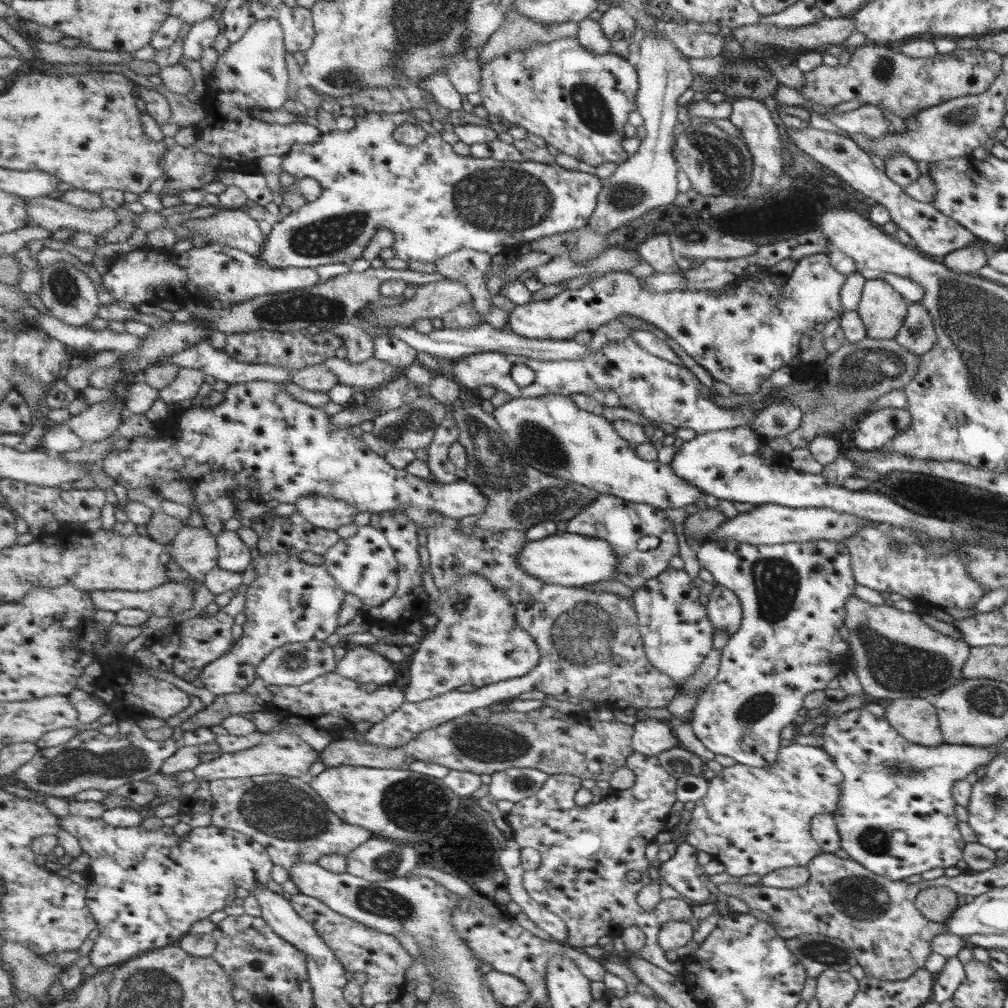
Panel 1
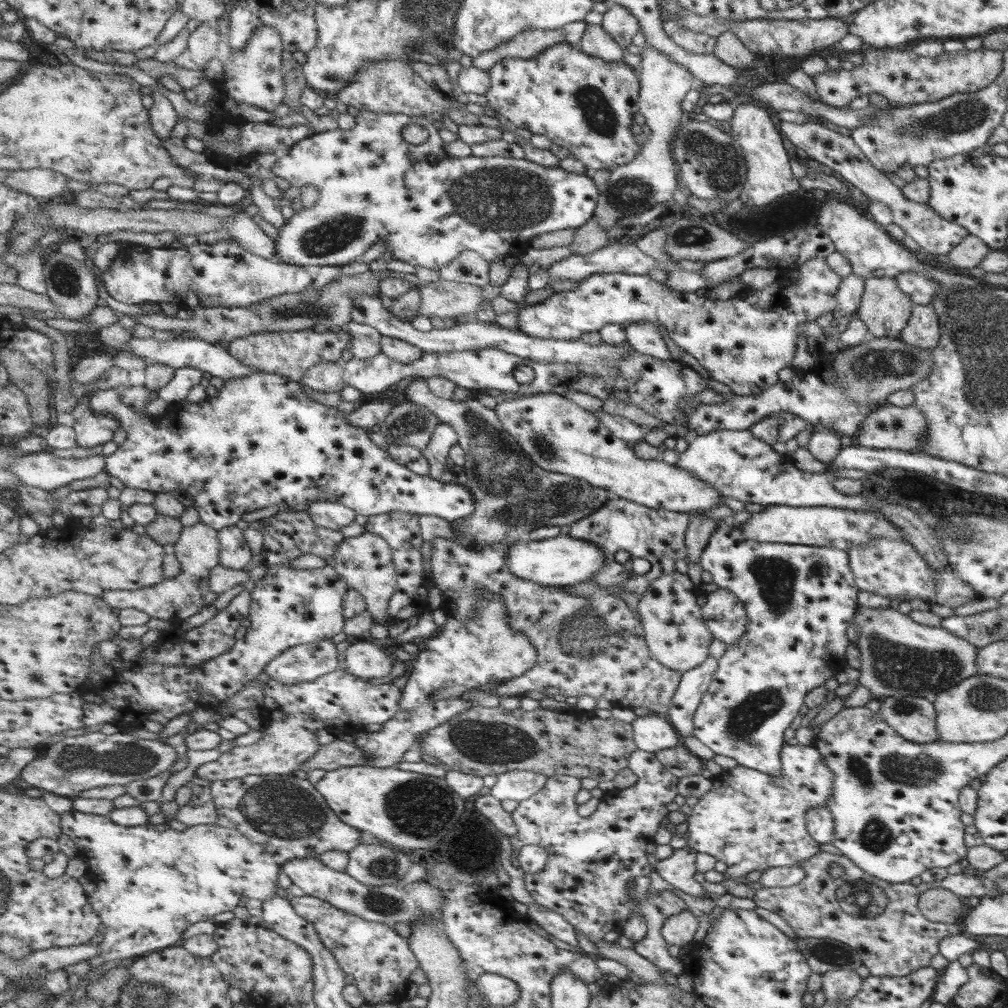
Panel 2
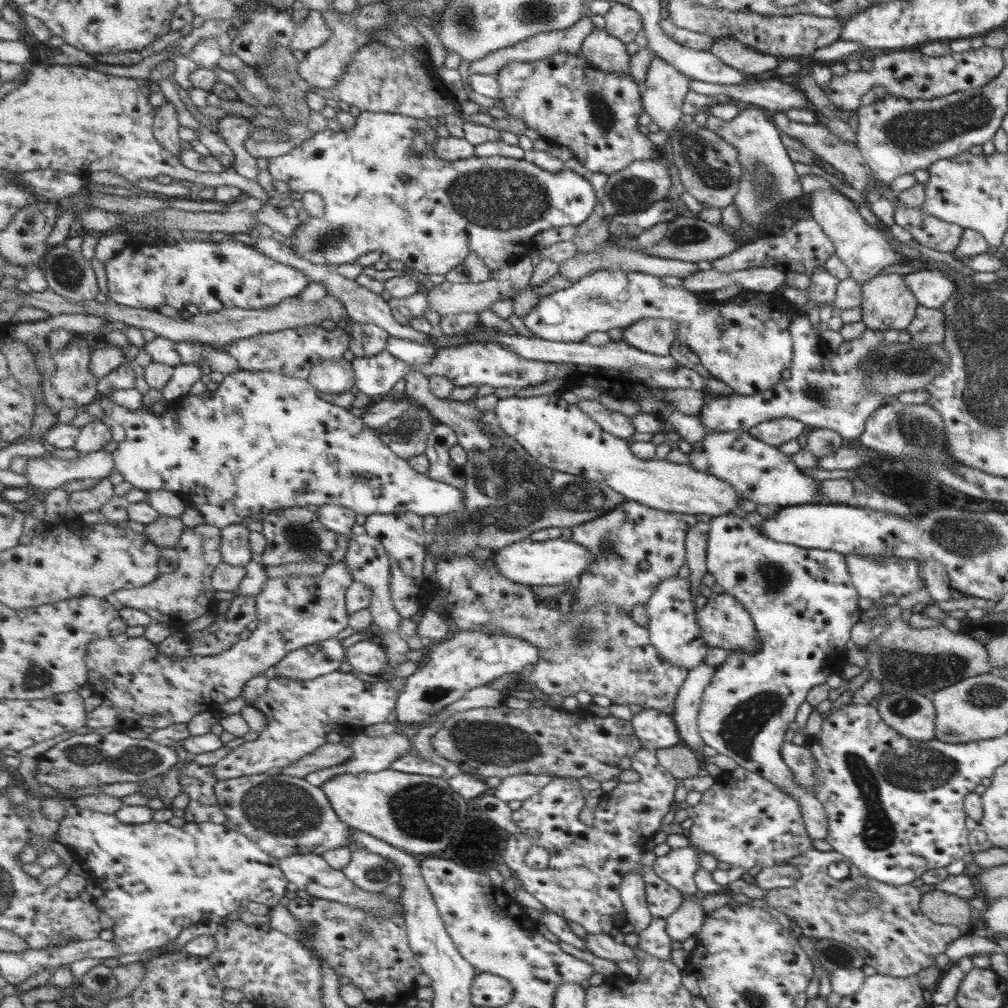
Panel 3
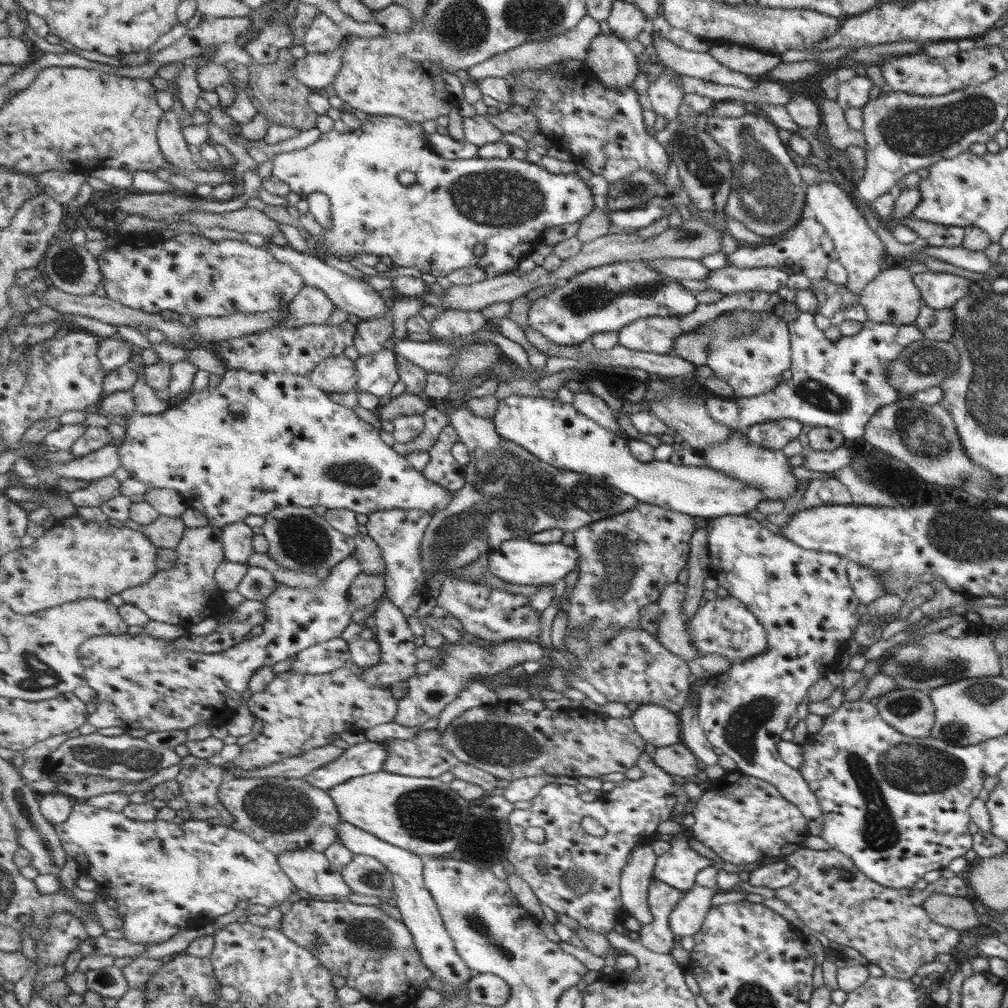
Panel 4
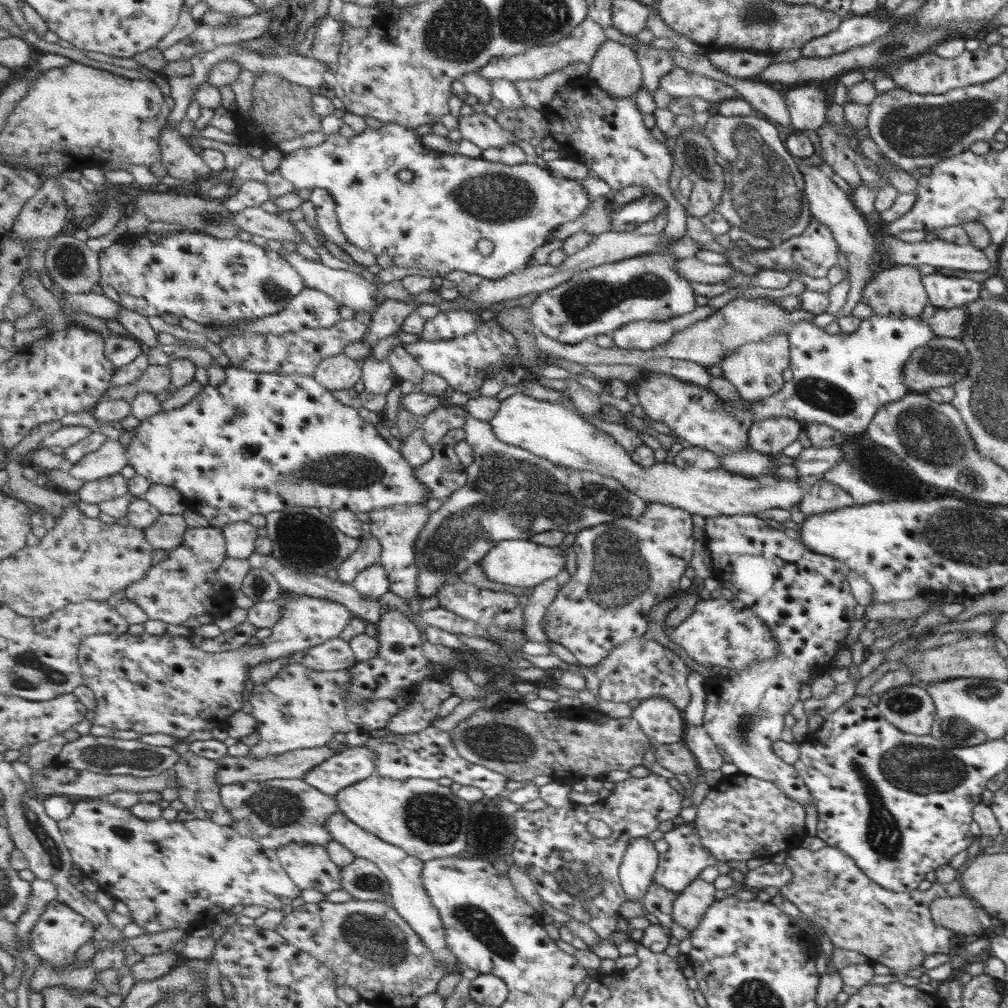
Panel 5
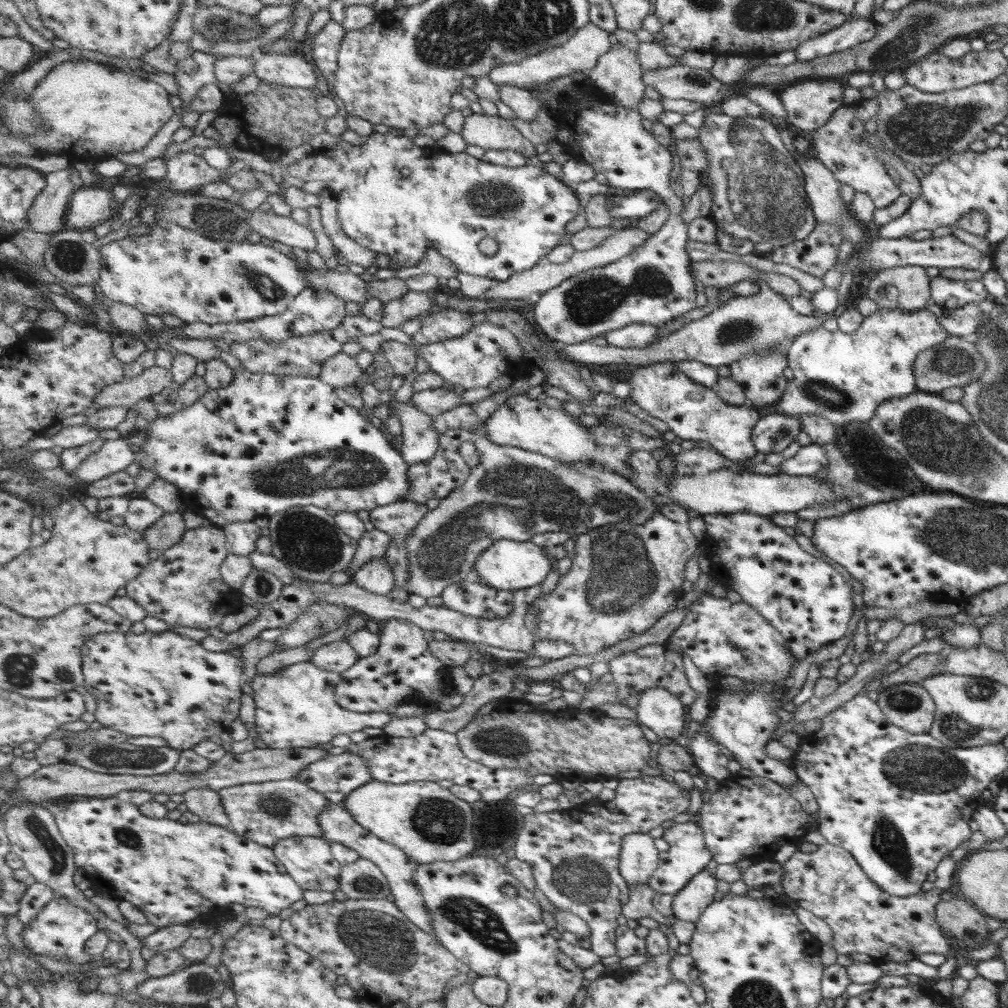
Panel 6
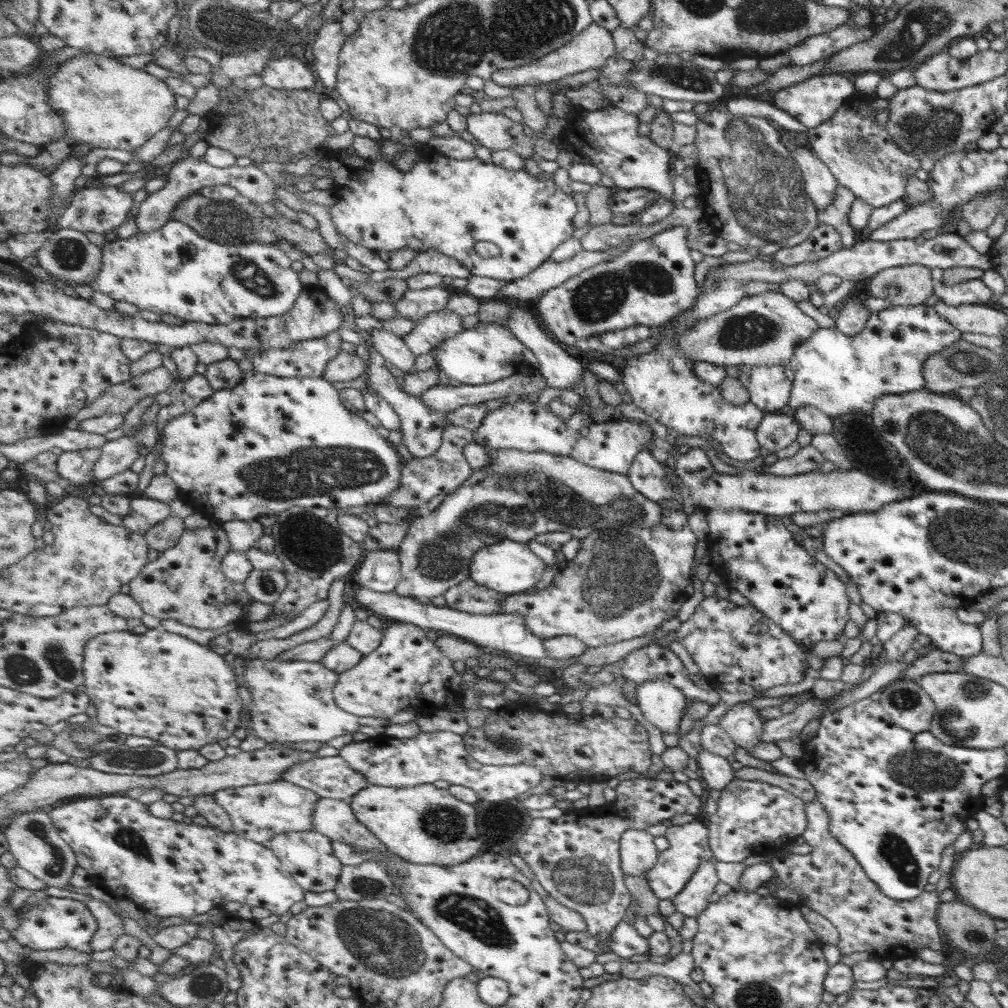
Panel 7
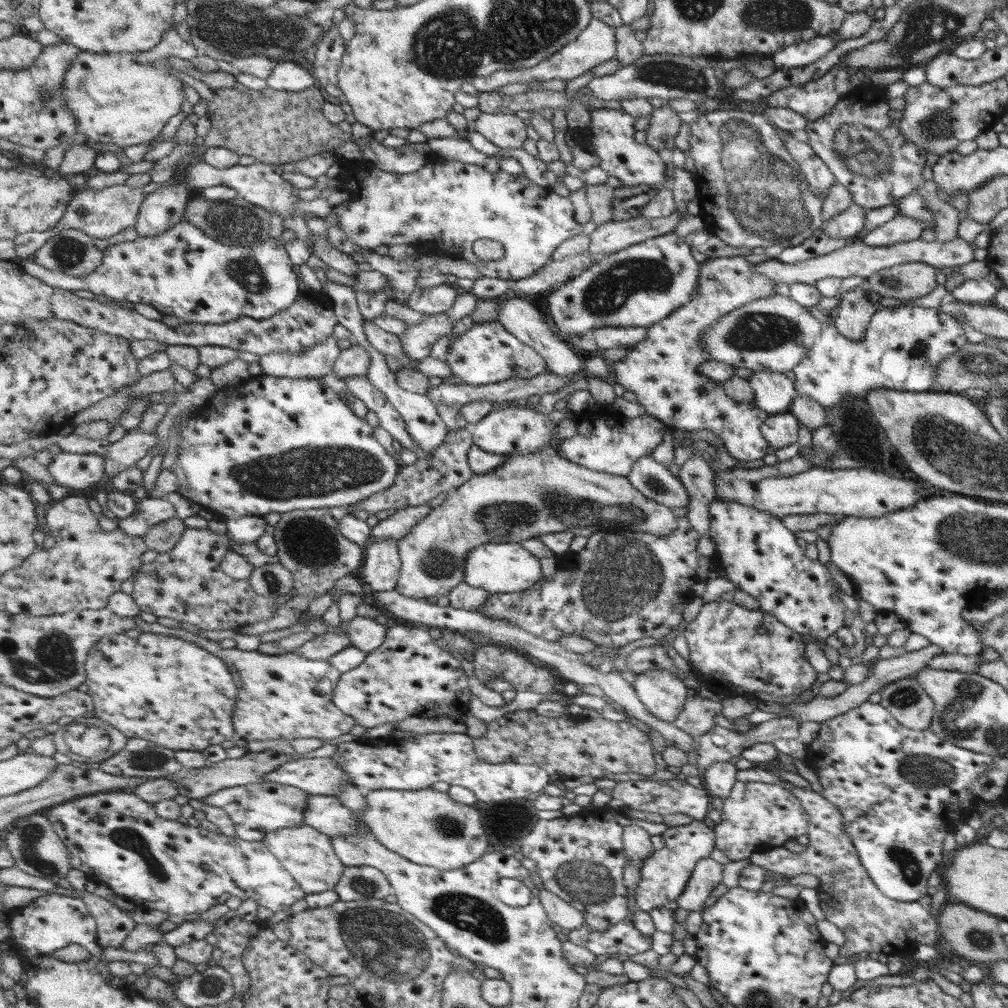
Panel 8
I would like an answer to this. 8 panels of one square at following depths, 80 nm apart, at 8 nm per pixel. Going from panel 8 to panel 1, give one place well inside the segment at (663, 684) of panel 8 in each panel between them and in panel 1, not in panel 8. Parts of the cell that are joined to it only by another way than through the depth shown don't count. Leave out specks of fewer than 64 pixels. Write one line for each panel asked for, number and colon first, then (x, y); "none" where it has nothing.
1: (653, 736)
2: (655, 732)
3: (656, 729)
4: (660, 727)
5: (658, 717)
6: (664, 716)
7: (663, 704)

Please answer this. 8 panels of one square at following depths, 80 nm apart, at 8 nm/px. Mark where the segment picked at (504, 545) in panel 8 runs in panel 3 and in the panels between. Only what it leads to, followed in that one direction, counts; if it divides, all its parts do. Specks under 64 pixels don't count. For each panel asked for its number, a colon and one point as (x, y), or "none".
3: (556, 561)
4: (519, 561)
5: (524, 563)
6: (512, 565)
7: (509, 566)

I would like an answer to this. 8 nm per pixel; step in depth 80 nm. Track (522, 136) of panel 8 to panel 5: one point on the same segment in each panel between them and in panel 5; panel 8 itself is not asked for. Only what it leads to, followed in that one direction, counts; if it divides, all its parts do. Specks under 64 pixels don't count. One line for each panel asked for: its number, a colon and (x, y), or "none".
5: (482, 130)
6: (491, 132)
7: (496, 132)

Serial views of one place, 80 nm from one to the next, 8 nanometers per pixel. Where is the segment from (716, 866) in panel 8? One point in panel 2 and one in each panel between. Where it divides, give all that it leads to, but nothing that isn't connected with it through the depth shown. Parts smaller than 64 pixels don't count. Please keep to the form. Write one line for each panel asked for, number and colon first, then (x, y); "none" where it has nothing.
2: (678, 931)
3: (687, 922)
4: (687, 919)
5: (692, 904)
6: (689, 904)
7: (693, 900)

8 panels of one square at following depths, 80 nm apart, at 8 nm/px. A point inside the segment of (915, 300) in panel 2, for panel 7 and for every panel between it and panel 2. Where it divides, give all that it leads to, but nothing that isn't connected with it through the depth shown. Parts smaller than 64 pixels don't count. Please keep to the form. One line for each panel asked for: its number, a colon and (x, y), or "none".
3: (931, 288)
4: (939, 290)
5: (943, 291)
6: (949, 294)
7: (973, 291)

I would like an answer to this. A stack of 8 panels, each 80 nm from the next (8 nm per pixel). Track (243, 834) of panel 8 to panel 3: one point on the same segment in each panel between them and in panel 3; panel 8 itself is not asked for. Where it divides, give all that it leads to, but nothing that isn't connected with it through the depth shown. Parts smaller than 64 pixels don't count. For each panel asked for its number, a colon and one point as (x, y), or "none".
3: (286, 815)
4: (284, 814)
5: (276, 812)
6: (266, 812)
7: (259, 811)

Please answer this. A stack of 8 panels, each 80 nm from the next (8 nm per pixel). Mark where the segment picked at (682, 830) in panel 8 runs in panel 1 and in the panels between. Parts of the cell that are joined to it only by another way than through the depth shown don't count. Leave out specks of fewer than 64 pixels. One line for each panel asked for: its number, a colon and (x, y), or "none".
1: (681, 872)
2: (680, 869)
3: (678, 867)
4: (679, 866)
5: (687, 856)
6: (688, 854)
7: (689, 847)

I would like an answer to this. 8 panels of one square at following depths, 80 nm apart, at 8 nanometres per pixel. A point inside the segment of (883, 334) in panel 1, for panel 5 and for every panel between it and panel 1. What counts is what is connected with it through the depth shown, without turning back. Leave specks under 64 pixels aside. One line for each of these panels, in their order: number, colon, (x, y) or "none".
2: (884, 309)
3: (887, 303)
4: (891, 297)
5: (897, 291)

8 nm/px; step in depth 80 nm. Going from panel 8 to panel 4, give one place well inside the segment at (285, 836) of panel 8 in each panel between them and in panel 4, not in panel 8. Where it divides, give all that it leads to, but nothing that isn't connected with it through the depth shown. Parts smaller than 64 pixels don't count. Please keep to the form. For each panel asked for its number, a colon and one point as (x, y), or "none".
4: (311, 871)
5: (311, 866)
6: (310, 861)
7: (309, 855)

